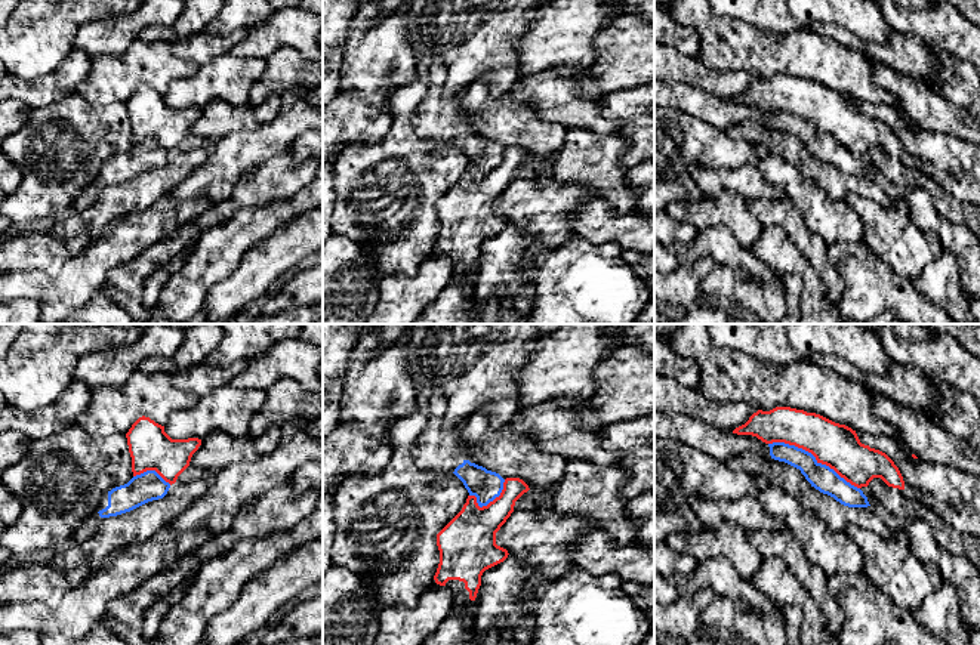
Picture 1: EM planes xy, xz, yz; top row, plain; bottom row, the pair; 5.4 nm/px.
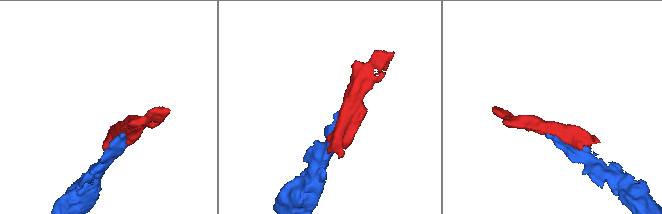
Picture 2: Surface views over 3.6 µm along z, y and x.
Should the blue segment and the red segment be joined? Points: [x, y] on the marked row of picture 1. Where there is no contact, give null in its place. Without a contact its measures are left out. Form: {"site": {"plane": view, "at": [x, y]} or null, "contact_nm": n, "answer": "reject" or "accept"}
{"site": {"plane": "yz", "at": [814, 457]}, "contact_nm": 550, "answer": "reject"}

